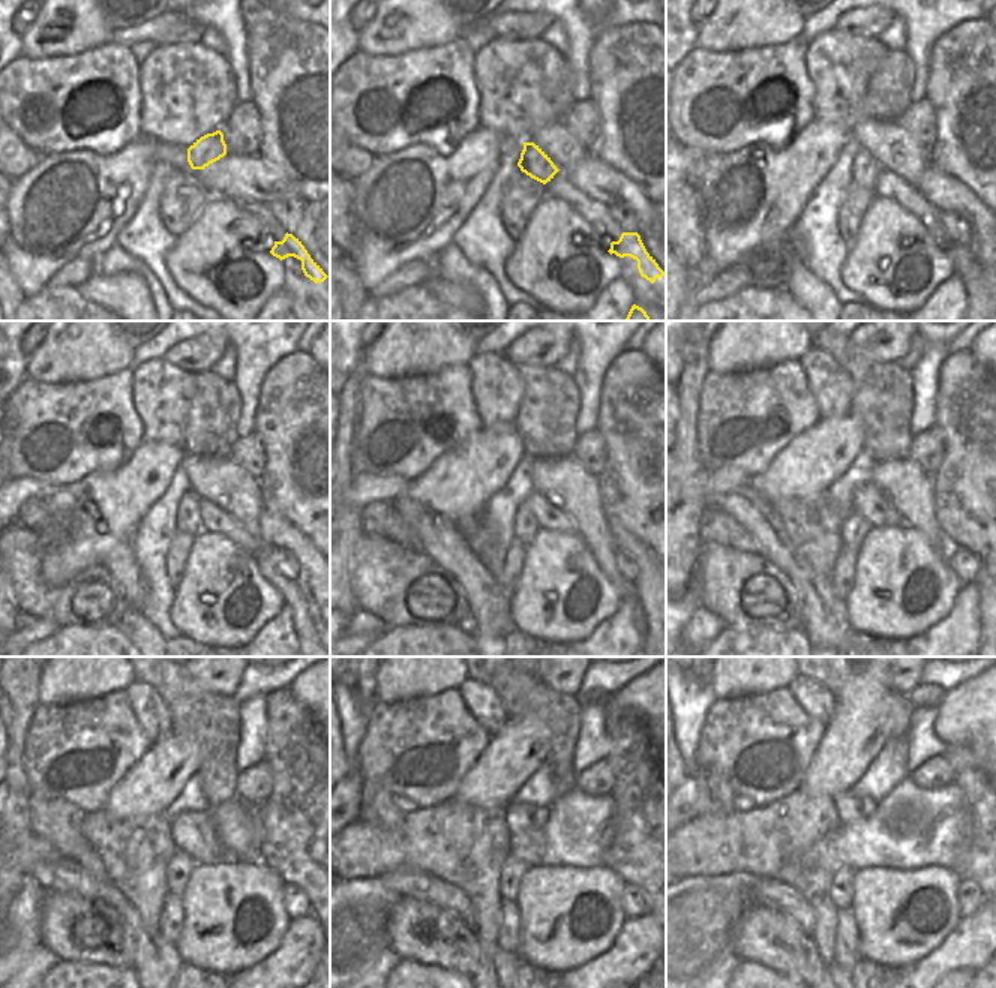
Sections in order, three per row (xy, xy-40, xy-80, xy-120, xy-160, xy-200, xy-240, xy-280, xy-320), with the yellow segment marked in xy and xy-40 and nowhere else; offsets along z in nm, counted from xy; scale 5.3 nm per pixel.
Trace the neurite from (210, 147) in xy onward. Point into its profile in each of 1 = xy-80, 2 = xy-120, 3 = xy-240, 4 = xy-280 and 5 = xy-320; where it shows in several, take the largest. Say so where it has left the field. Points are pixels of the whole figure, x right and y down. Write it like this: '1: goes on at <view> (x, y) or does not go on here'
1: goes on at xy-80 (864, 173)
2: goes on at xy-120 (188, 519)
3: goes on at xy-240 (179, 868)
4: goes on at xy-280 (512, 870)
5: goes on at xy-320 (842, 886)

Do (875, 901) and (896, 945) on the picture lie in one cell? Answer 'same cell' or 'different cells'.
same cell

